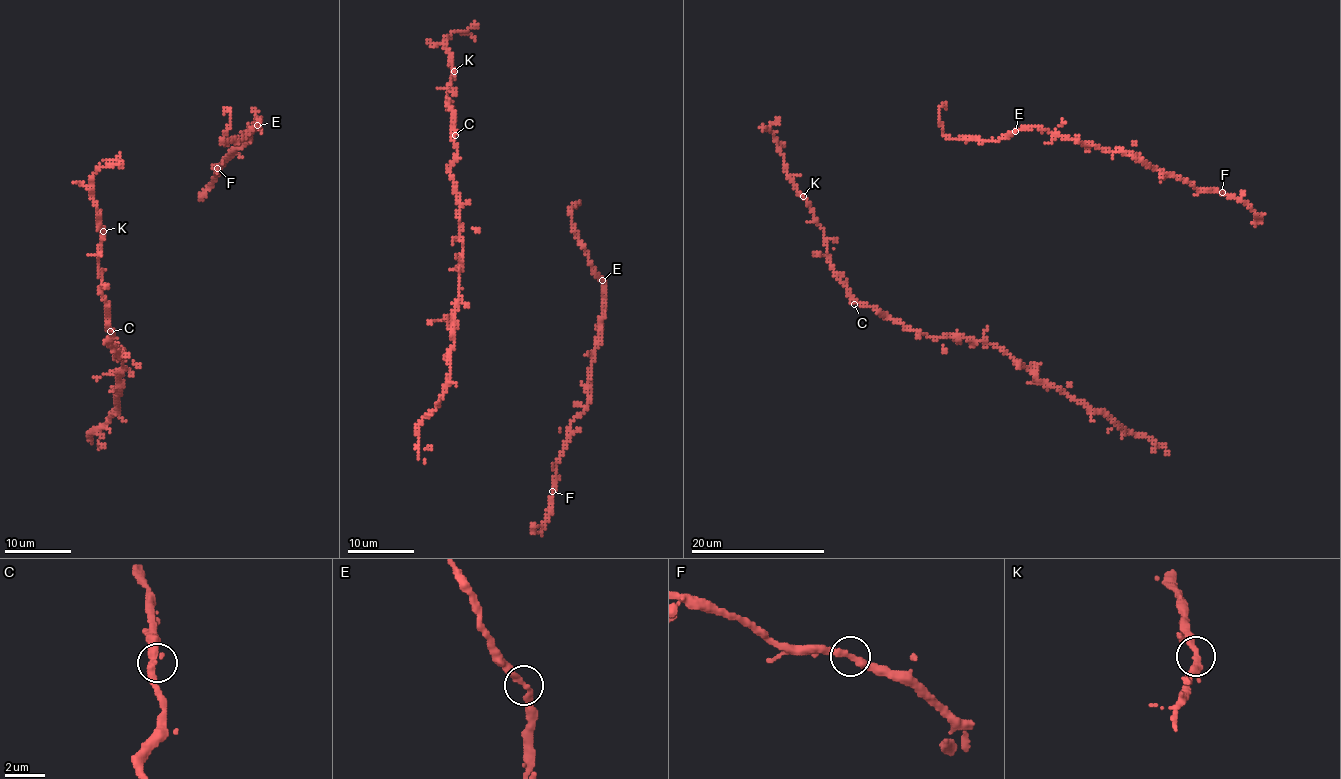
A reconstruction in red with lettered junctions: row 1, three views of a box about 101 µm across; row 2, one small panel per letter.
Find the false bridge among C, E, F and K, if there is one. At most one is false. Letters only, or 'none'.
none

